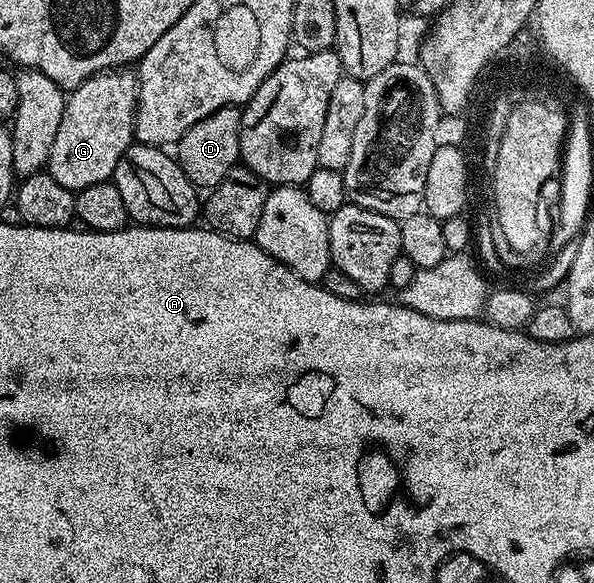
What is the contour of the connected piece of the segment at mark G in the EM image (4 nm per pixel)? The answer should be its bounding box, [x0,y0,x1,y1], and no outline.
[48,68,138,192]

